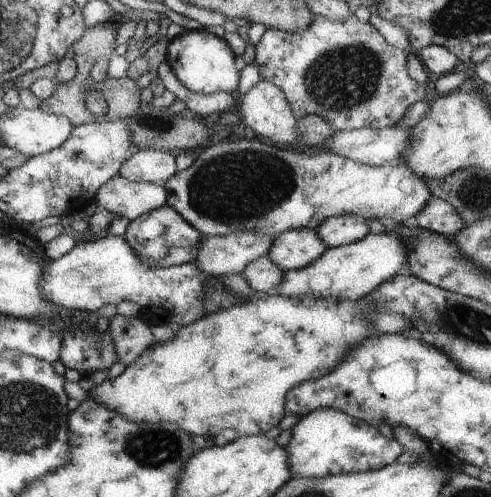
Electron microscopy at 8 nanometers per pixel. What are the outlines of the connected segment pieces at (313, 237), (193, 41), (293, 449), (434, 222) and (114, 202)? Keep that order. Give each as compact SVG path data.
M308 228L288 230L276 237L268 257L282 270L301 270L320 258L328 246L320 240L320 236Z
M203 28L185 31L184 34L169 43L165 62L187 90L204 95L228 92L238 100L241 96L238 94L238 90L242 72L236 68L236 59L224 38L215 36Z
M333 409L314 410L294 421L288 452L288 467L293 476L321 478L350 472L379 470L397 461L404 452L394 438L386 438L378 429Z
M433 197L430 202L426 202L422 212L418 212L416 222L421 229L429 229L434 234L448 237L453 237L467 225L466 222L462 222L454 206L450 206L450 202Z
M118 178L108 180L98 192L95 203L98 210L106 210L112 214L127 218L129 222L166 206L168 192L163 185L146 182L126 182Z

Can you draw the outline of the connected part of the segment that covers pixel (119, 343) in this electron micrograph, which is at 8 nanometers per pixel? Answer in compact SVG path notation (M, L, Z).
M116 314L110 320L109 330L114 340L116 362L122 362L124 368L136 362L144 350L157 345L152 335L151 325L140 318L128 318Z

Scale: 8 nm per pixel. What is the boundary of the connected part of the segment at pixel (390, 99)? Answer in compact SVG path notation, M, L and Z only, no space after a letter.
M315 15L312 24L298 32L267 28L254 50L256 51L254 64L259 70L261 79L272 82L282 90L298 119L308 115L322 116L337 131L365 127L372 129L395 127L409 107L422 101L426 94L424 85L418 84L408 74L408 54L388 44L374 26L368 22L361 22L355 15L344 22Z

